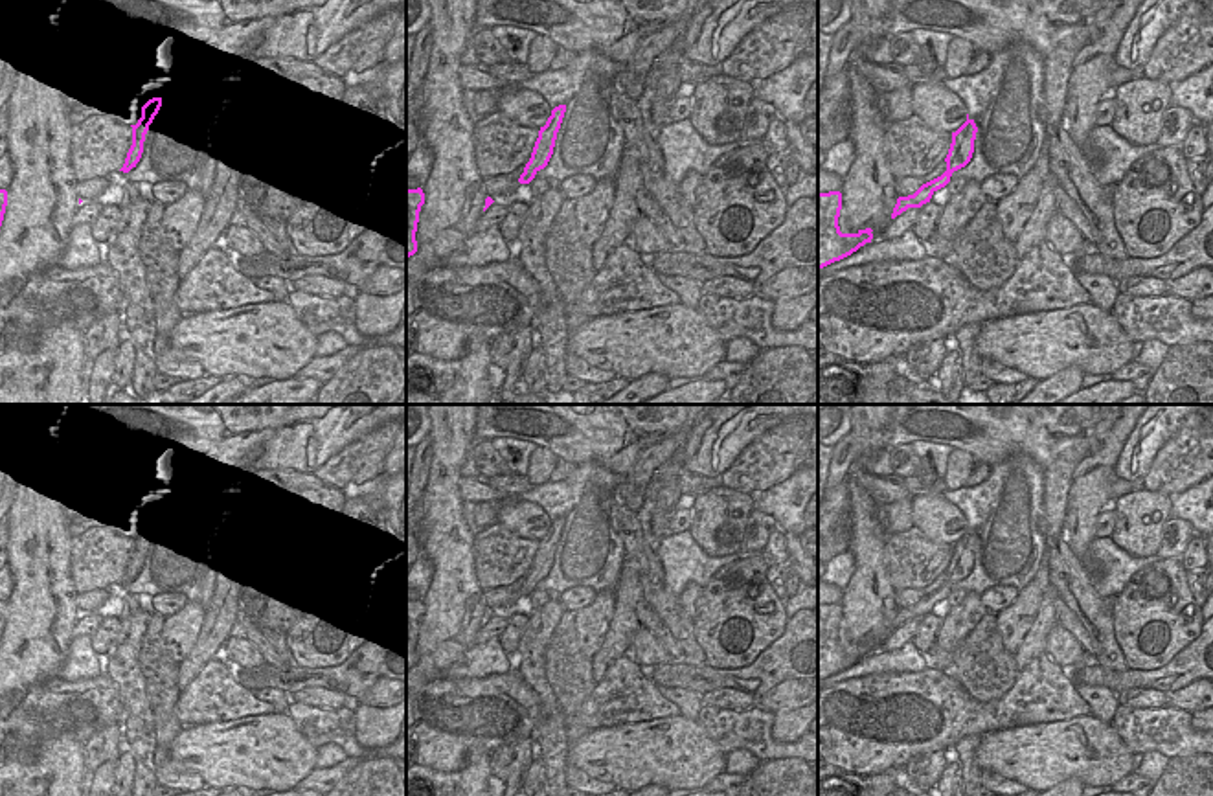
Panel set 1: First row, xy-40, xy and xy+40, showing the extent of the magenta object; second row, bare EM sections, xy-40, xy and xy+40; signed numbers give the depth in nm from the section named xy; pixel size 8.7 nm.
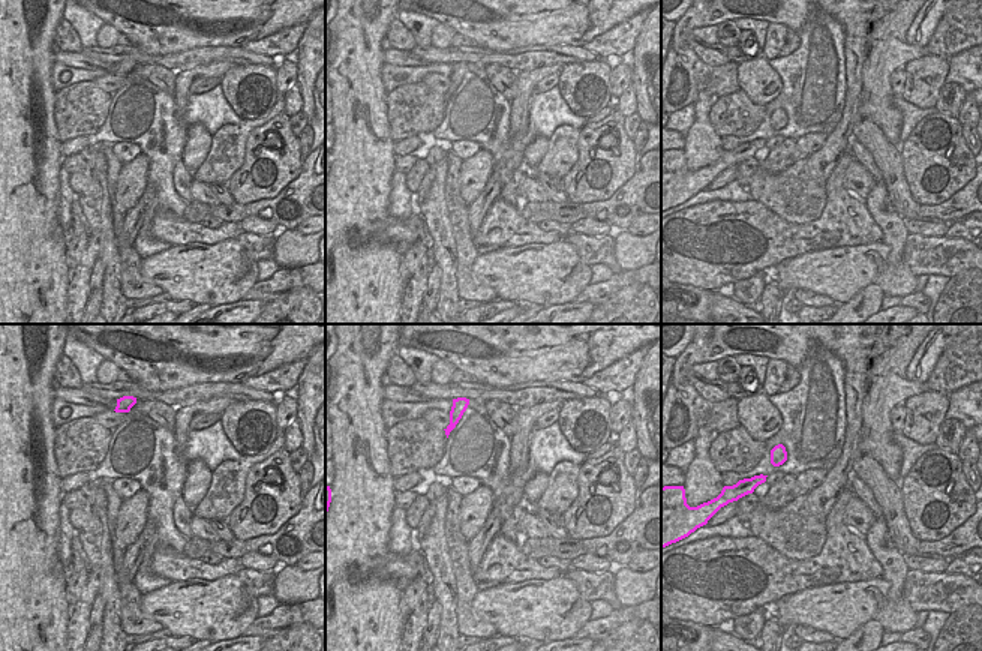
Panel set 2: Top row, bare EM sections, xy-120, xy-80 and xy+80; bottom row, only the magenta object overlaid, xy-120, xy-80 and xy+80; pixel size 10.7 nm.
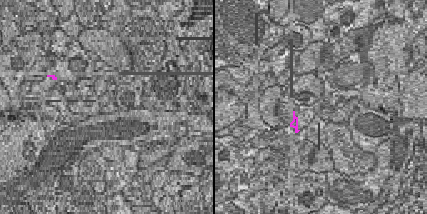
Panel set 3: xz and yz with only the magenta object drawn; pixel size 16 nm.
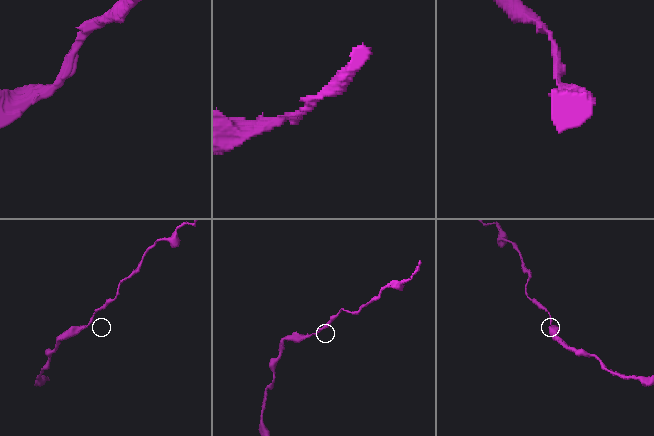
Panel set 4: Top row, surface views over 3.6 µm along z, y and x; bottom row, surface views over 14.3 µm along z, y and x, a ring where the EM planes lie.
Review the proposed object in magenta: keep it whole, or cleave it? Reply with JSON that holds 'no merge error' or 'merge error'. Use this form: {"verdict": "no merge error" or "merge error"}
{"verdict": "no merge error"}

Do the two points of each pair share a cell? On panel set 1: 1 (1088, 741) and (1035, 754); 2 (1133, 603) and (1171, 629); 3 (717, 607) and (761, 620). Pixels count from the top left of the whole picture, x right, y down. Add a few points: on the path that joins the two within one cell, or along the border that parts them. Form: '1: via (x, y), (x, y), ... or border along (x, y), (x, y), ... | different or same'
1: via (1076, 749), (1048, 752) | same
2: via (1144, 613), (1164, 618) | same
3: via (728, 609), (750, 618) | same

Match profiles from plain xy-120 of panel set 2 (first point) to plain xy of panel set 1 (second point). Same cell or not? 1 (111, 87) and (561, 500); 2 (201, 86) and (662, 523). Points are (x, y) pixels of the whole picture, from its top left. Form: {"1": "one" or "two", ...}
{"1": "two", "2": "two"}

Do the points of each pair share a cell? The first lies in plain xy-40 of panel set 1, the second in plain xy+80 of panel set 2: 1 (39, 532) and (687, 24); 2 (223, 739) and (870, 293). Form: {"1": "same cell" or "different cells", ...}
{"1": "different cells", "2": "different cells"}

